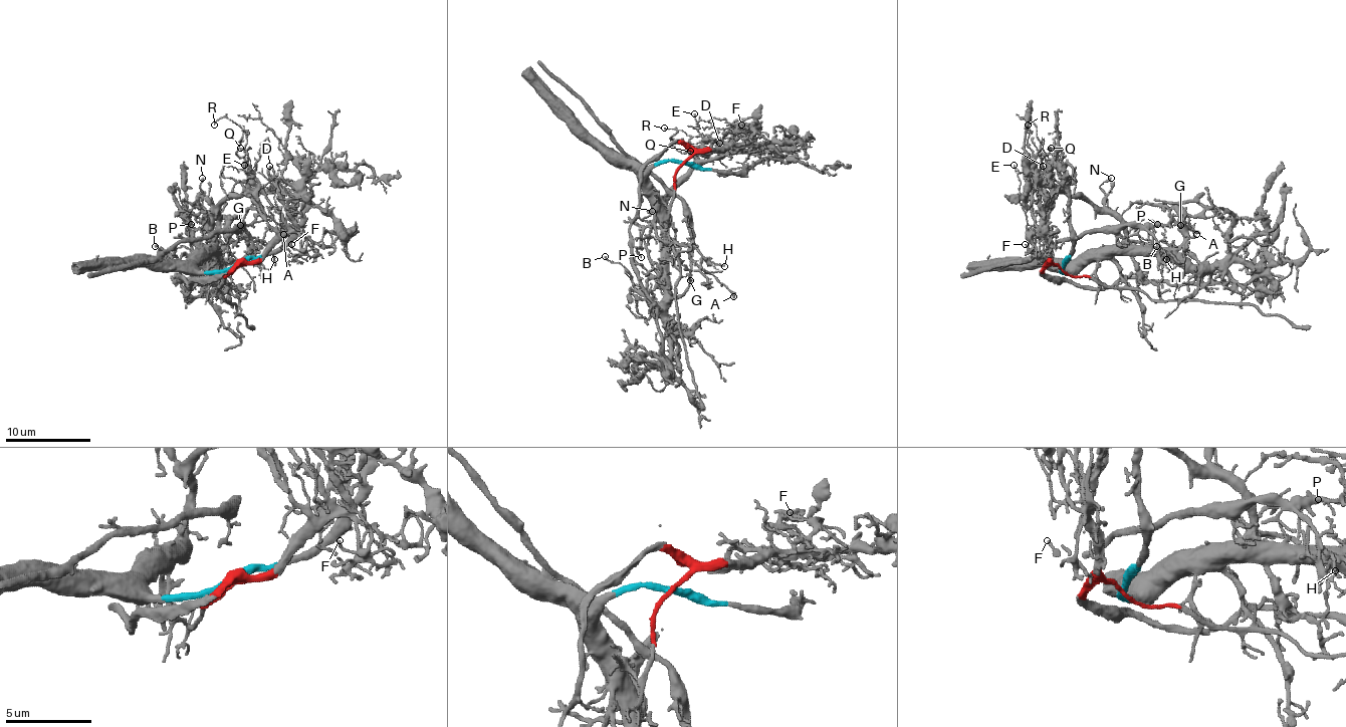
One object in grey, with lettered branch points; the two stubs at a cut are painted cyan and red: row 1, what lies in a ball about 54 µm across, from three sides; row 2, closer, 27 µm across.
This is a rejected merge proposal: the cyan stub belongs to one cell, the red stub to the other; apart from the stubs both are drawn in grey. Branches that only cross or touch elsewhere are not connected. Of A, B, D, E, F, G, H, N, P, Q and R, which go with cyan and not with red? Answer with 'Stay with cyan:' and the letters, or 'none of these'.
Stay with cyan: A, B, G, H, N, P

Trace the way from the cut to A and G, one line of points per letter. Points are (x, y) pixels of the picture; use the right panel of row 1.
A: (1062, 268), (1067, 270), (1046, 253), (1060, 240), (1103, 230), (1166, 224), (1172, 215), (1179, 215), (1196, 234)
G: (1062, 268), (1060, 270), (1067, 270), (1062, 270), (1046, 253), (1060, 240), (1136, 226), (1181, 226)

